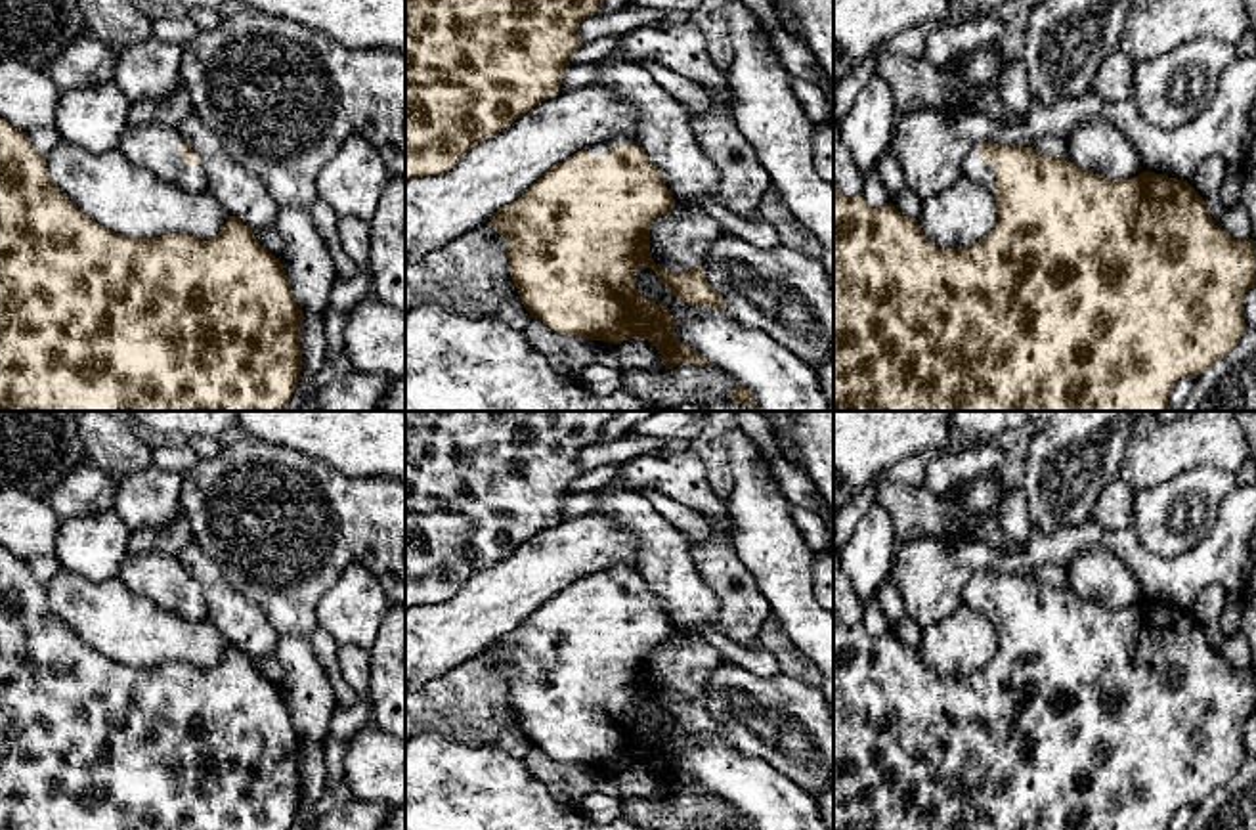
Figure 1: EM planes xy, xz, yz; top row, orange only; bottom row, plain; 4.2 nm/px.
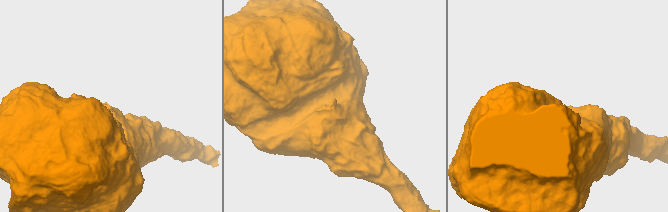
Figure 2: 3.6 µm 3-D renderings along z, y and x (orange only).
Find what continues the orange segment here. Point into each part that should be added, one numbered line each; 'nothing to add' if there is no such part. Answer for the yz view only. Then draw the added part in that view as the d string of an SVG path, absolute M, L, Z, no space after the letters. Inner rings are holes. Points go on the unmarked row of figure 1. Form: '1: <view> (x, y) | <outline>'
1: yz (972, 595) | M975 572L962 591L962 602L977 612L983 612L996 623L996 595L981 589L981 572Z

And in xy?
1: xy (153, 576) | M145 551L126 555L117 578L138 597L161 610L189 622L206 620L208 606L203 593L185 593L182 564L176 557Z

